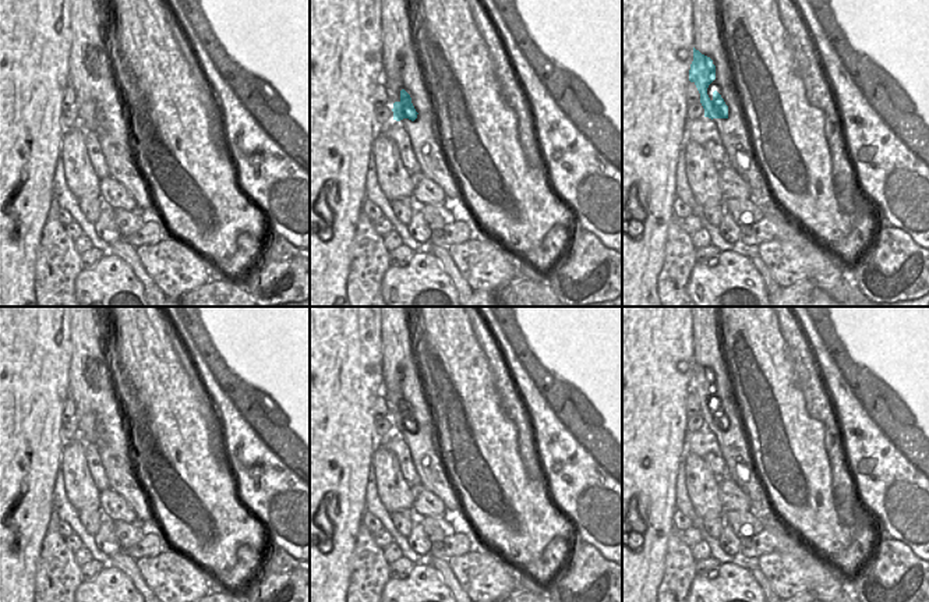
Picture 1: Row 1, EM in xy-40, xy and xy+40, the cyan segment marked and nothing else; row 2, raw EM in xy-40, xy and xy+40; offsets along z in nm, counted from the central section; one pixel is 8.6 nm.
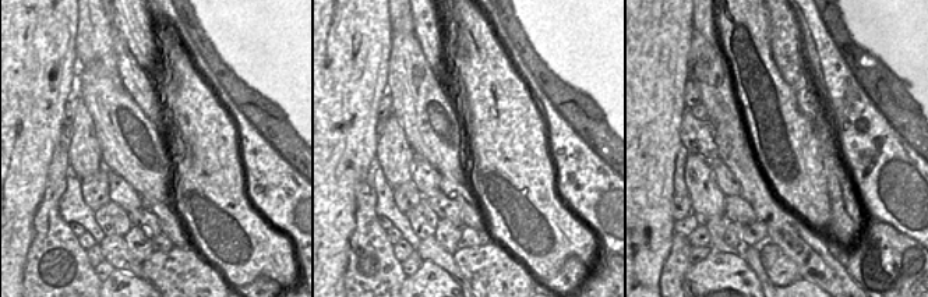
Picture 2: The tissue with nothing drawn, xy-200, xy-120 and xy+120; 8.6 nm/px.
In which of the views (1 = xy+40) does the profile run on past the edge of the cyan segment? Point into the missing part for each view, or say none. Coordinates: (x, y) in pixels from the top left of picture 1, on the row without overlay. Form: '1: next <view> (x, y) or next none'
1: next xy+40 (735, 452)

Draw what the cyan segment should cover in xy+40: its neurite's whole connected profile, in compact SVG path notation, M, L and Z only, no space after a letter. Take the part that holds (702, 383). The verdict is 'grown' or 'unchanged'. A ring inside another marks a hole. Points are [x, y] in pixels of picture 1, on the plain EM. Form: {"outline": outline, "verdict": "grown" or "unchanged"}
{"outline": "M693 360L689 393L696 397L700 406L704 429L714 433L727 464L727 471L732 472L735 477L734 482L746 491L749 502L762 502L767 493L757 477L755 463L749 453L741 418L737 411L732 411L727 417L717 403L713 404L713 410L710 411L707 400L714 392L716 378L713 372Z", "verdict": "grown"}

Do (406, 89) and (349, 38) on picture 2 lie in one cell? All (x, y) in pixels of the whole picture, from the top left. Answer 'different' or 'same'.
different

